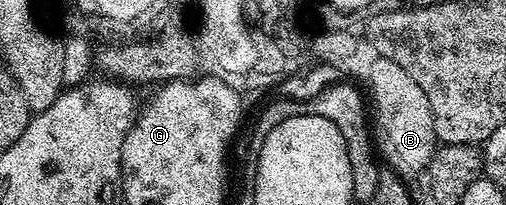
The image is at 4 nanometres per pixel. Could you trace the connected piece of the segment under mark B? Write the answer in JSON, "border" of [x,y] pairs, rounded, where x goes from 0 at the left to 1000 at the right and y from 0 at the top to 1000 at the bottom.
{"border":[[[747,283],[735,298],[725,390],[733,405],[729,507],[737,532],[737,683],[747,756],[761,785],[763,815],[792,863],[842,844],[864,717],[848,478],[840,478],[840,439],[832,439],[832,420],[824,420],[824,400],[816,400],[816,380],[785,322],[785,302]]]}

